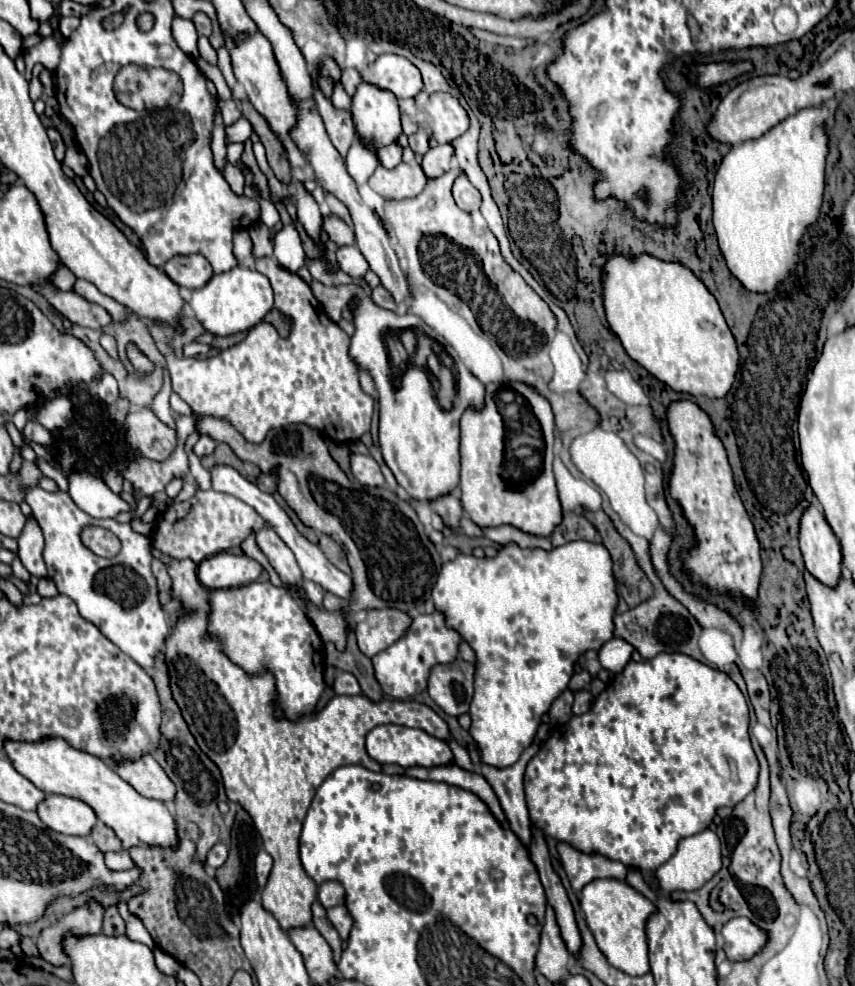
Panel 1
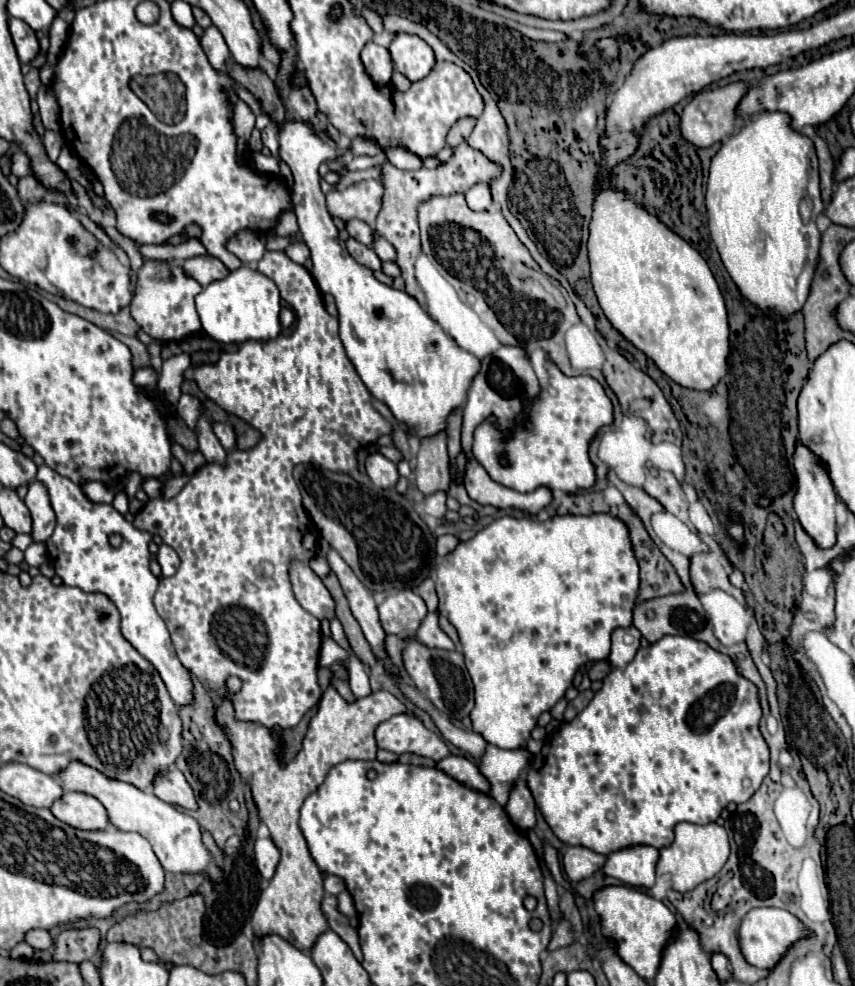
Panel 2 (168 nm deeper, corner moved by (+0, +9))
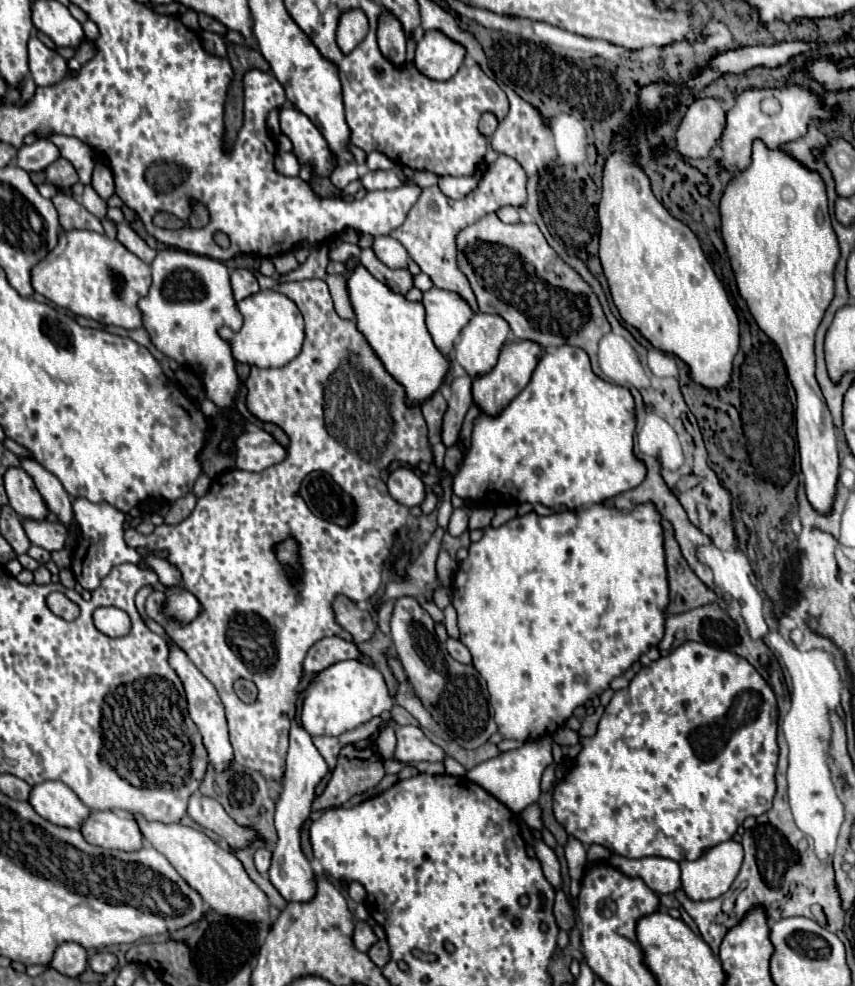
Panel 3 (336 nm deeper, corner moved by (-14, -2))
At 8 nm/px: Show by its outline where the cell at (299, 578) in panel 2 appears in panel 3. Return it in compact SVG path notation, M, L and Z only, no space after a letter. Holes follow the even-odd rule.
M336 595L334 617L338 619L338 625L352 635L354 643L368 641L376 631L376 623L372 621L372 615L366 609L362 611L358 603L354 603L352 599L346 599L346 595Z

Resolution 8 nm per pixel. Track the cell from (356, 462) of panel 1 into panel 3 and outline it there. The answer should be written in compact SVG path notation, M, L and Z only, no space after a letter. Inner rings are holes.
M398 467L396 471L392 471L386 485L392 499L404 507L414 507L424 501L424 483L408 467Z

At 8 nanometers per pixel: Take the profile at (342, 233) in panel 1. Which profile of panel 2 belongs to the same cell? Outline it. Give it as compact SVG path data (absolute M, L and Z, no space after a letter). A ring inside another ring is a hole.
M352 220L352 222L346 224L346 230L350 232L350 236L352 236L354 240L358 240L358 242L362 242L364 246L372 248L372 242L374 242L376 232L374 232L374 228L372 228L370 224L366 224L366 222L362 222L362 220Z

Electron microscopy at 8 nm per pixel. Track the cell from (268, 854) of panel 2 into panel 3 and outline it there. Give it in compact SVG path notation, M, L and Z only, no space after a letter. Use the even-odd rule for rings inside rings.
M294 721L290 729L290 747L286 755L286 775L282 781L282 793L276 803L276 831L278 831L278 841L272 849L272 863L268 869L270 883L278 889L278 893L286 901L310 901L316 893L316 877L314 871L304 857L300 849L300 825L308 819L310 815L310 803L314 799L314 789L320 783L320 779L326 775L326 761L320 755L320 751L314 747L312 737L298 727Z

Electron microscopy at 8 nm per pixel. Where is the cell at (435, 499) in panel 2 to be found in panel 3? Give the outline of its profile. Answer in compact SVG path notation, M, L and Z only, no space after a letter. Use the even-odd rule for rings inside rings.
M562 345L554 353L544 353L530 383L498 417L482 413L476 419L472 447L464 457L462 469L454 475L454 495L484 505L520 505L528 501L546 507L564 505L578 509L602 503L638 487L646 475L644 465L632 453L634 429L636 415L630 391L596 377L590 369L588 355L580 347Z

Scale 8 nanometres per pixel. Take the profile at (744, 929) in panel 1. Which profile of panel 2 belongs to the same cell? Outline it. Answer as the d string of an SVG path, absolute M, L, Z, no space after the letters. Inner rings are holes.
M754 908L742 920L742 924L738 928L738 936L740 936L742 954L752 966L758 966L758 968L764 968L764 970L774 970L774 966L788 952L788 948L802 938L810 938L812 930L806 928L804 922L800 918L796 918L794 914L790 914L788 910L782 910L782 908Z

